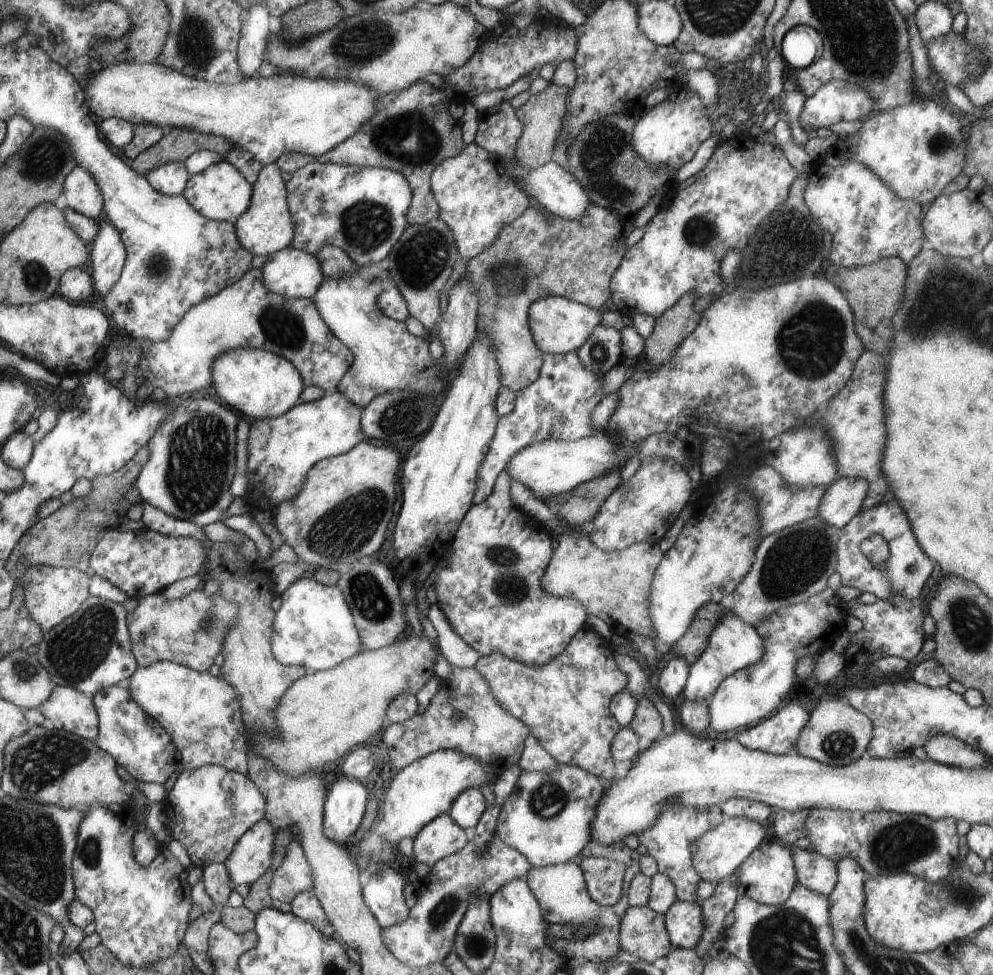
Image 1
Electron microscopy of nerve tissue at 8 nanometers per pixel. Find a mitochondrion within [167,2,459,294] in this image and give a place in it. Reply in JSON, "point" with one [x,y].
{"point":[409,138]}

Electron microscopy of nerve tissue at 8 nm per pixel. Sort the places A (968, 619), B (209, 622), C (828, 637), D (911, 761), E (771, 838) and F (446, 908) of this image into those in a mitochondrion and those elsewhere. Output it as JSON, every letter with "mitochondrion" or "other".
{"A":"mitochondrion","B":"mitochondrion","C":"other","D":"other","E":"other","F":"mitochondrion"}

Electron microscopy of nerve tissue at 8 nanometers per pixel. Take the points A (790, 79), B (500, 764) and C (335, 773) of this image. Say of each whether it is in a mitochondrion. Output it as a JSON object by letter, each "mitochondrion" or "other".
{"A":"other","B":"other","C":"other"}

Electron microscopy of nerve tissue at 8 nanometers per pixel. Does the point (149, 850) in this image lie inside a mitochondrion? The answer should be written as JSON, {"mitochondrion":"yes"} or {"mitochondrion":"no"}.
{"mitochondrion":"no"}

